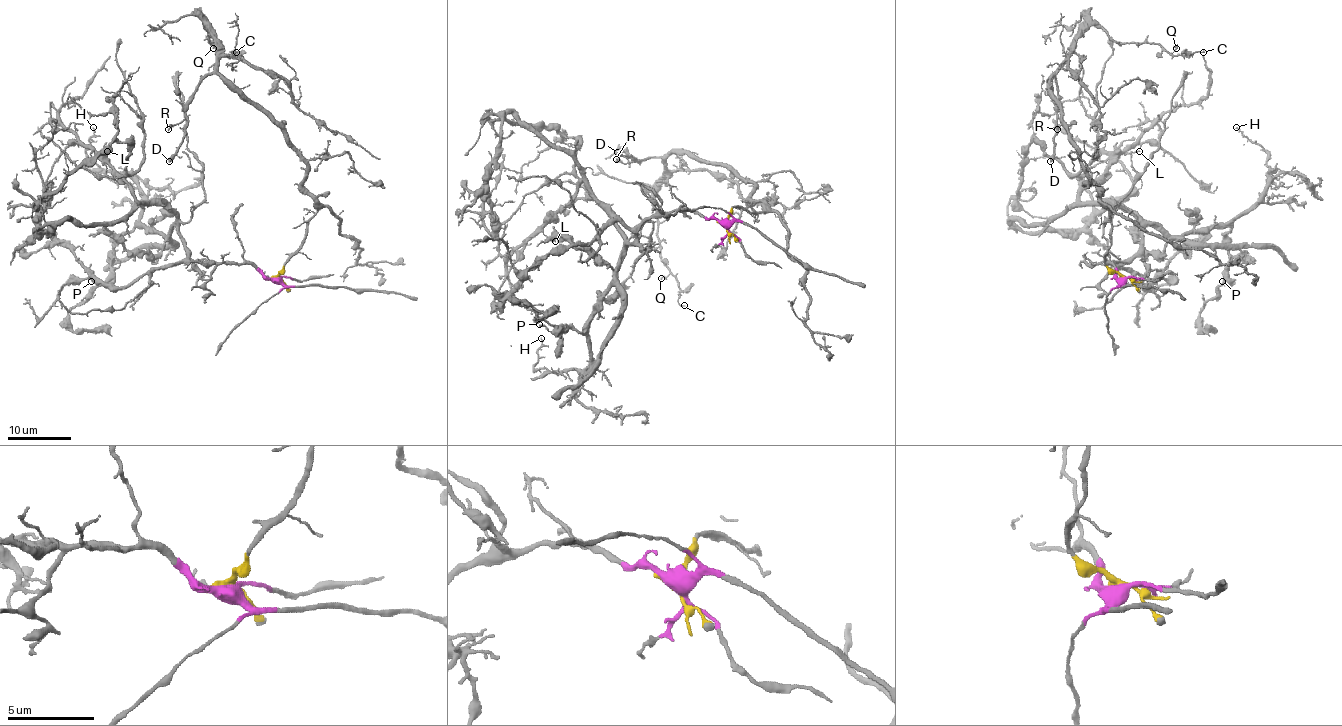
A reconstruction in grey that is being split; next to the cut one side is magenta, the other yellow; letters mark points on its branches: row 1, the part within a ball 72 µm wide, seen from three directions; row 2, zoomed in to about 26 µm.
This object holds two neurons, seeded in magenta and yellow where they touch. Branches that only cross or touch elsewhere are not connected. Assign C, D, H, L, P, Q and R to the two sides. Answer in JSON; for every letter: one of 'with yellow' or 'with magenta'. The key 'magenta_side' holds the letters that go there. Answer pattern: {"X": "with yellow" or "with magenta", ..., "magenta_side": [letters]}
{"C": "with yellow", "D": "with yellow", "H": "with magenta", "L": "with magenta", "P": "with magenta", "Q": "with yellow", "R": "with yellow", "magenta_side": ["H", "L", "P"]}

